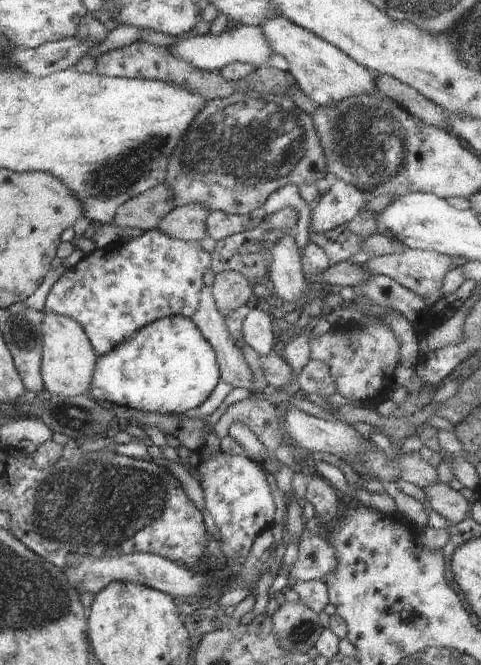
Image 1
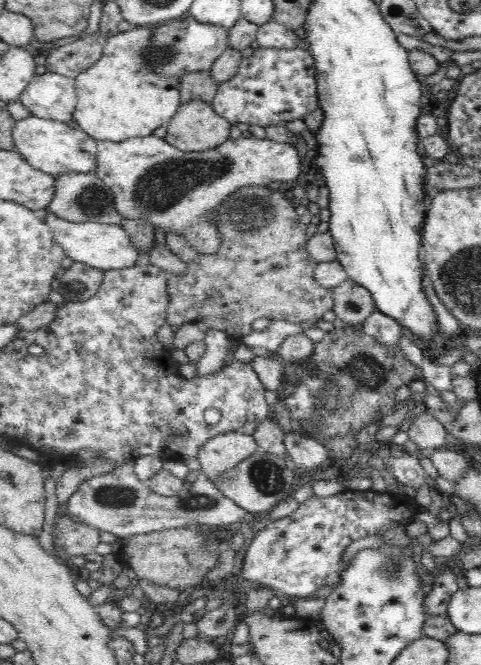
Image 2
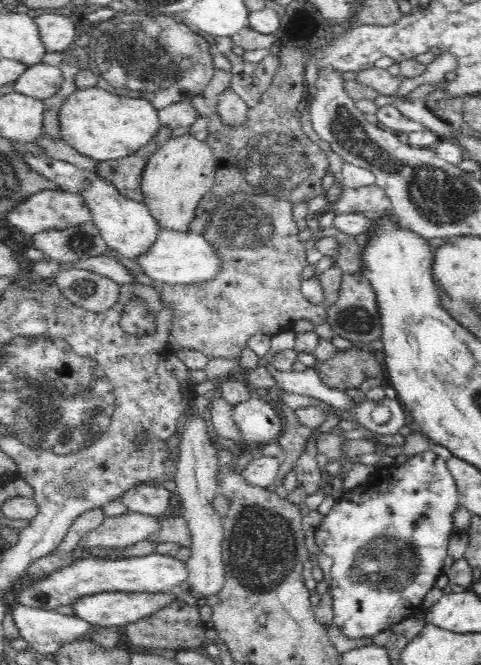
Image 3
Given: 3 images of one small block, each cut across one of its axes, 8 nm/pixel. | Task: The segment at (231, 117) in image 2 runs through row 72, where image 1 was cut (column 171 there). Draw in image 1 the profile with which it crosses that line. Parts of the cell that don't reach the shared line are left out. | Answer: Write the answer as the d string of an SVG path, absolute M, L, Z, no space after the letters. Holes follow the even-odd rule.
M150 229L129 241L117 239L104 248L93 248L85 254L53 284L42 311L75 320L82 326L95 353L100 357L151 322L174 315L191 318L199 309L199 294L208 268L211 268L211 254L202 248L199 241L175 239L160 229Z

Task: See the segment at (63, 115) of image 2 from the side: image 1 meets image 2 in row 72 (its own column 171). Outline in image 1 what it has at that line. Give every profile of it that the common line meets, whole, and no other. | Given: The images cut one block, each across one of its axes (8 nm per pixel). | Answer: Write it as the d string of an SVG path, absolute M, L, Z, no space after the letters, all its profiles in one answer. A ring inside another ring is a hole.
M244 23L236 24L236 26L232 28L231 30L225 28L224 30L222 30L222 32L220 32L220 34L216 34L216 35L210 32L205 35L198 35L198 36L186 34L186 36L182 37L175 44L172 44L171 46L164 47L164 48L169 48L169 51L176 59L180 59L181 61L189 63L193 69L208 71L208 72L210 71L218 72L218 70L220 70L223 66L226 66L227 64L230 64L233 62L248 63L248 64L254 65L255 67L261 67L262 65L266 64L266 62L268 62L268 58L270 58L270 56L275 54L275 50L270 46L270 43L267 41L267 38L265 37L265 34L263 33L263 30L261 29L261 26L260 25L246 25Z

